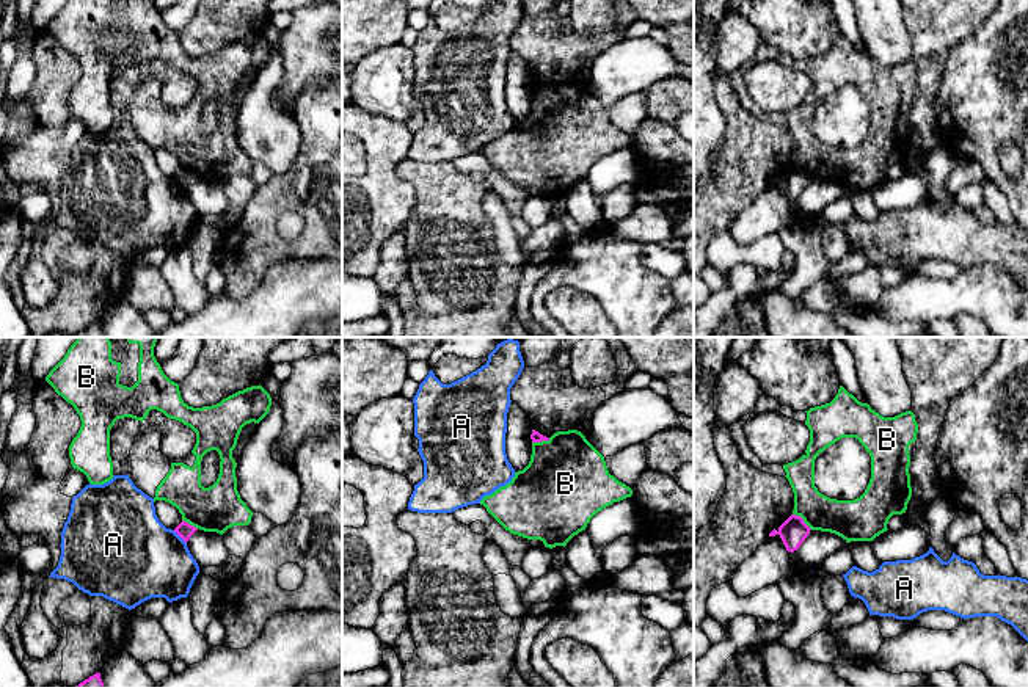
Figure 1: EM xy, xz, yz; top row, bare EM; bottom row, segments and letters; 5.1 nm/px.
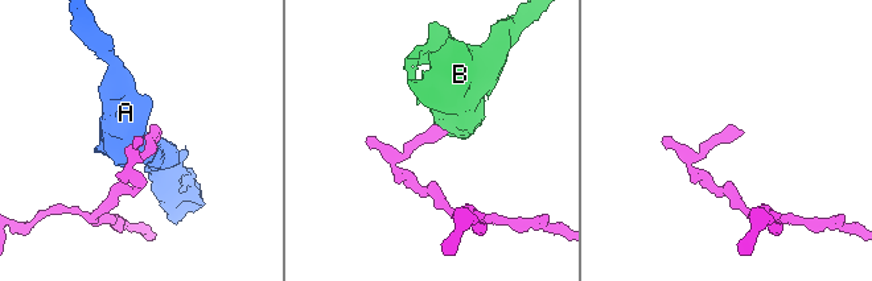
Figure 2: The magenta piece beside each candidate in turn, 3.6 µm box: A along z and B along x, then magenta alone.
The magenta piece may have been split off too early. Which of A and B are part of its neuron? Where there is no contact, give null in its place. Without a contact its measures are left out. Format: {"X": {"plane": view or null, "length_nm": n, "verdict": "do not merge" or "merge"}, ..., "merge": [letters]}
{"A": {"plane": "xy", "length_nm": 100, "verdict": "do not merge"}, "B": {"plane": "yz", "length_nm": 130, "verdict": "do not merge"}, "merge": []}

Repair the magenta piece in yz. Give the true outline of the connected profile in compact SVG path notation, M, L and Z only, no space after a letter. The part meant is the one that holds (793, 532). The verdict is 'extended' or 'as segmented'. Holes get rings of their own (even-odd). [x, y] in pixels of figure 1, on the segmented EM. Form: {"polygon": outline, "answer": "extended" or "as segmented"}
{"polygon": "M791 514L777 530L774 529L769 536L778 535L788 552L794 552L805 541L810 527L800 516Z", "answer": "as segmented"}

